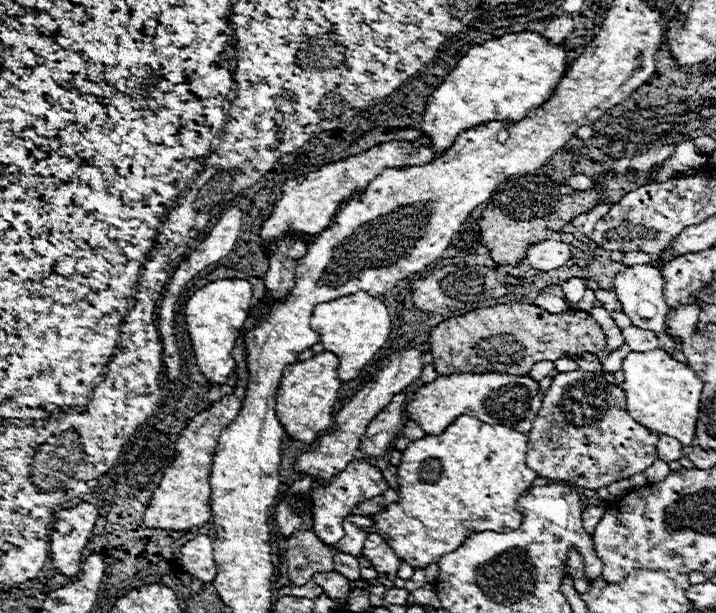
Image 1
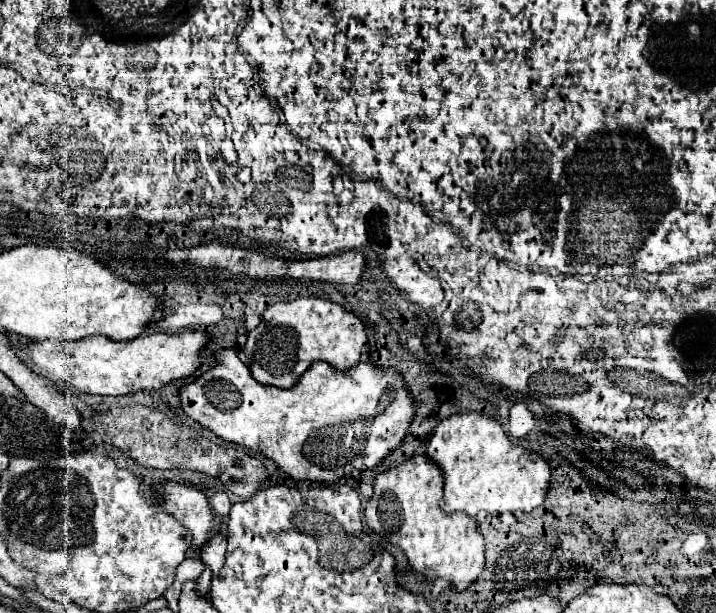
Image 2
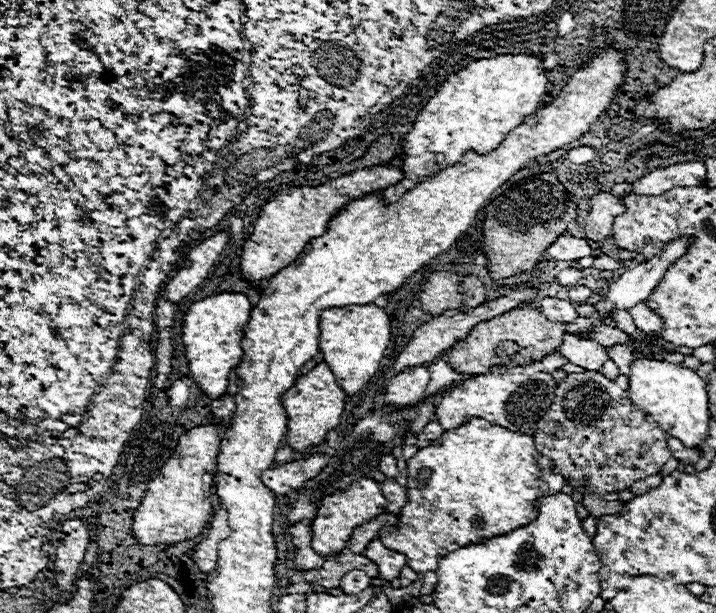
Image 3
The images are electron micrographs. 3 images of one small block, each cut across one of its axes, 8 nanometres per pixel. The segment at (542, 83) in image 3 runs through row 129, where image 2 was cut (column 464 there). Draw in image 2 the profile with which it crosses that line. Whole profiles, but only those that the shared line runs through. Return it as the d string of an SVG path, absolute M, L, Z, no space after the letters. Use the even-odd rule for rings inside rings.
M462 412L438 422L428 440L426 456L440 468L444 478L444 498L440 508L446 514L464 512L476 516L498 516L504 512L530 512L544 502L550 468L536 452L514 446L502 426L480 414Z

